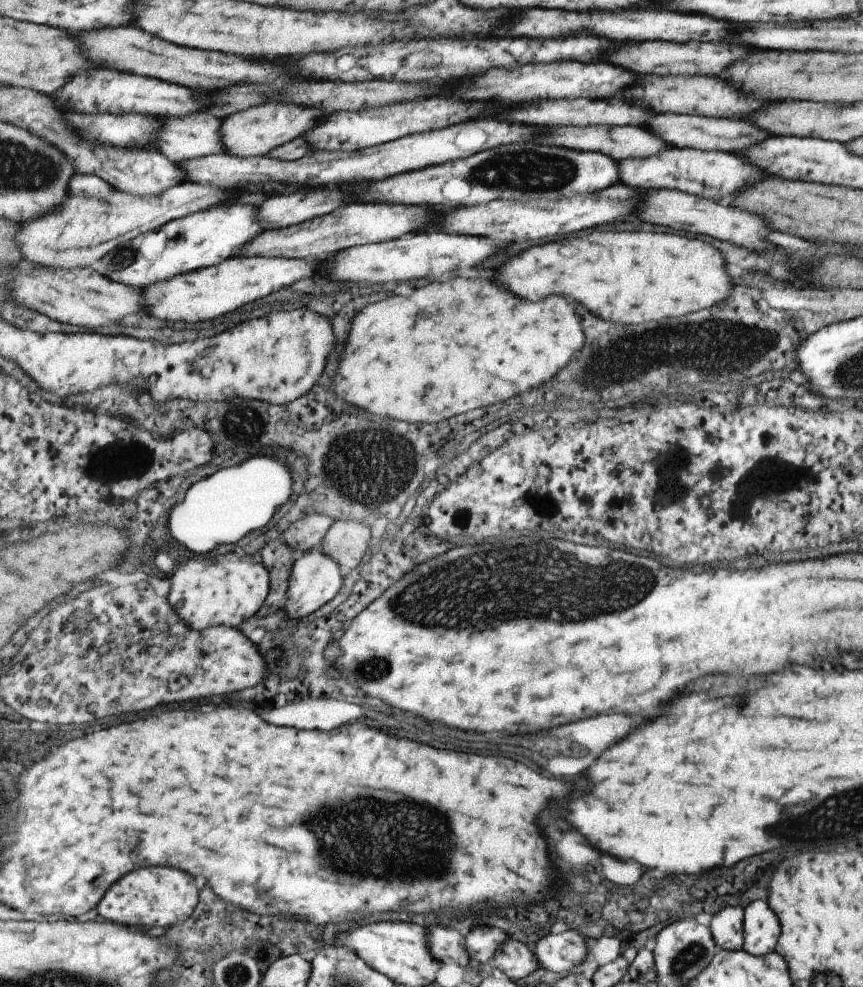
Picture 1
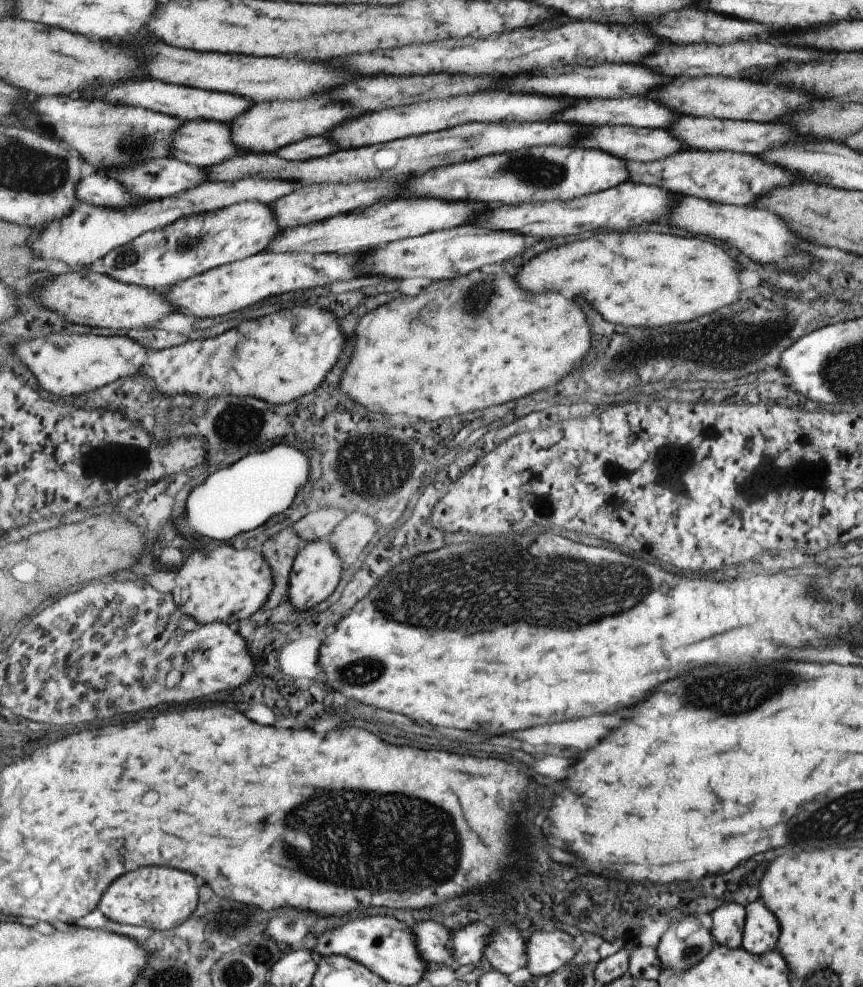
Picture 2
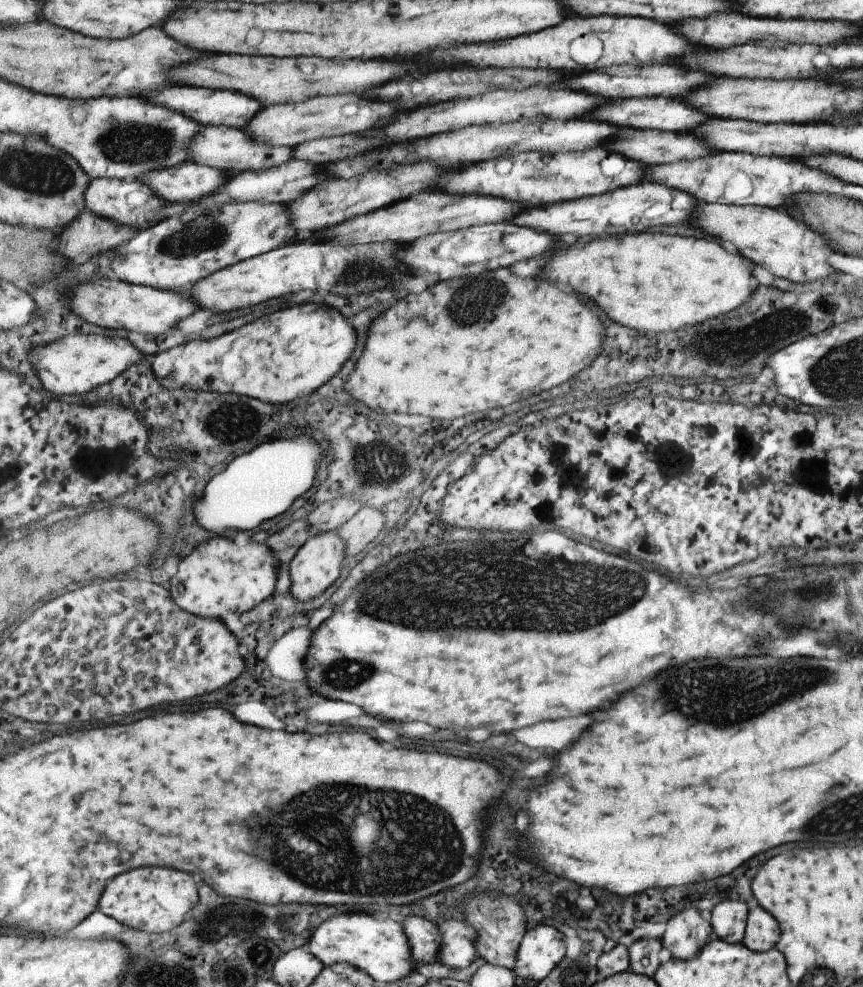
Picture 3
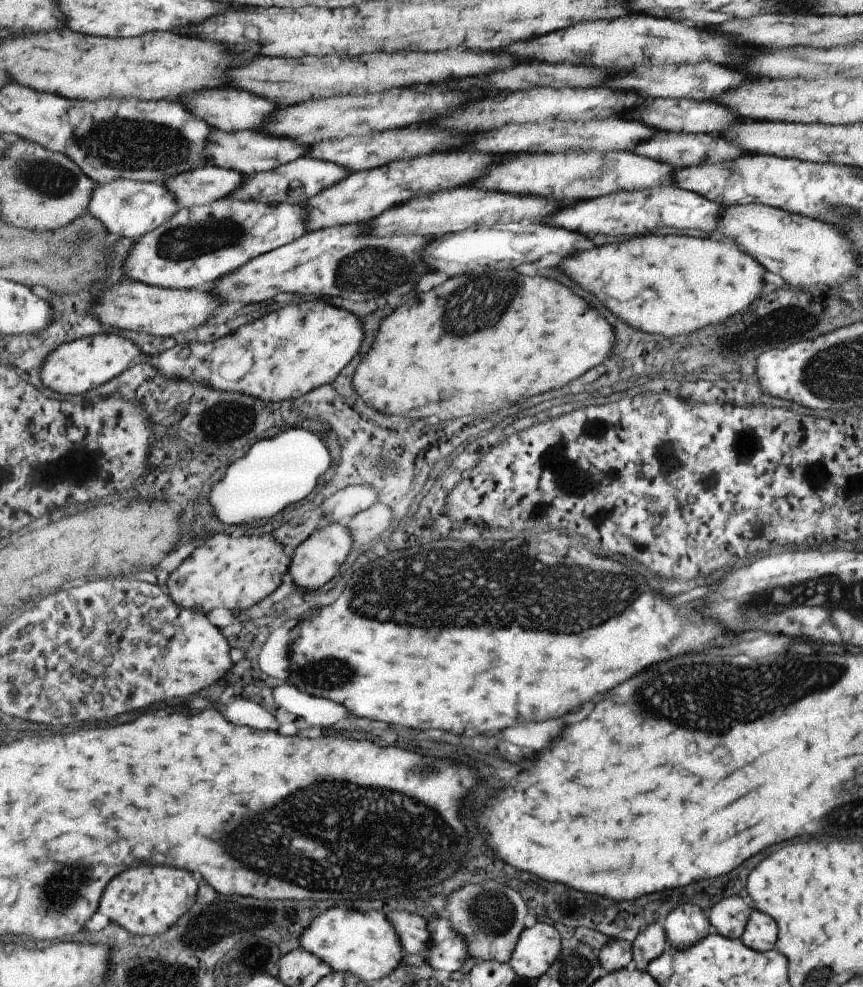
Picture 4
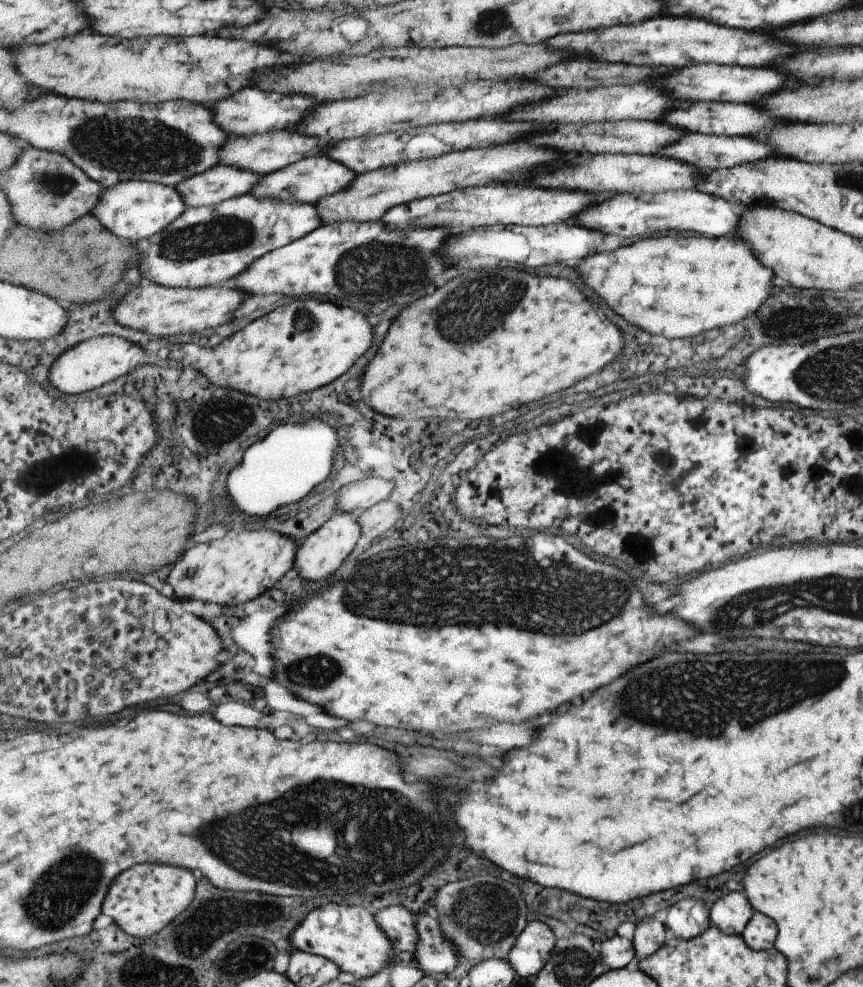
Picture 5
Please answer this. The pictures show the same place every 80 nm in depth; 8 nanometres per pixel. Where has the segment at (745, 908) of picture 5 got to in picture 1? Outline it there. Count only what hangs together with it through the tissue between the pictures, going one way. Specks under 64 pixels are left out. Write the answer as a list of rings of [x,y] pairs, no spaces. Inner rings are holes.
[[[743,907],[722,908],[711,918],[707,927],[717,949],[738,951],[742,948]]]

